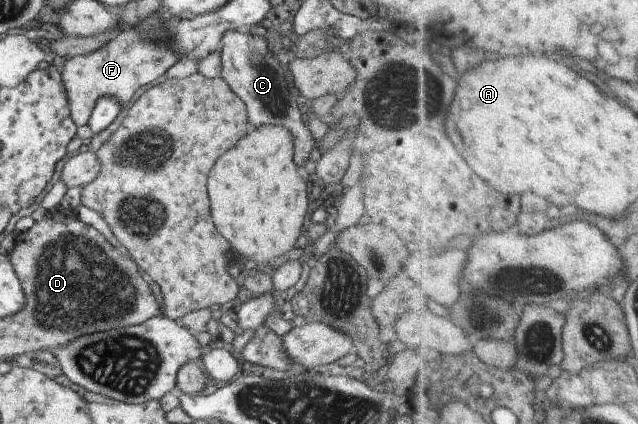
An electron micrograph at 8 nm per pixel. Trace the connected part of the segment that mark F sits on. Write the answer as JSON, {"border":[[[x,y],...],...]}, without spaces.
{"border":[[[119,31],[104,46],[95,51],[57,62],[60,77],[66,92],[70,119],[75,126],[83,126],[88,121],[94,102],[103,95],[111,95],[120,106],[125,104],[133,92],[145,84],[151,84],[179,60],[171,49],[157,43],[154,33]]]}

